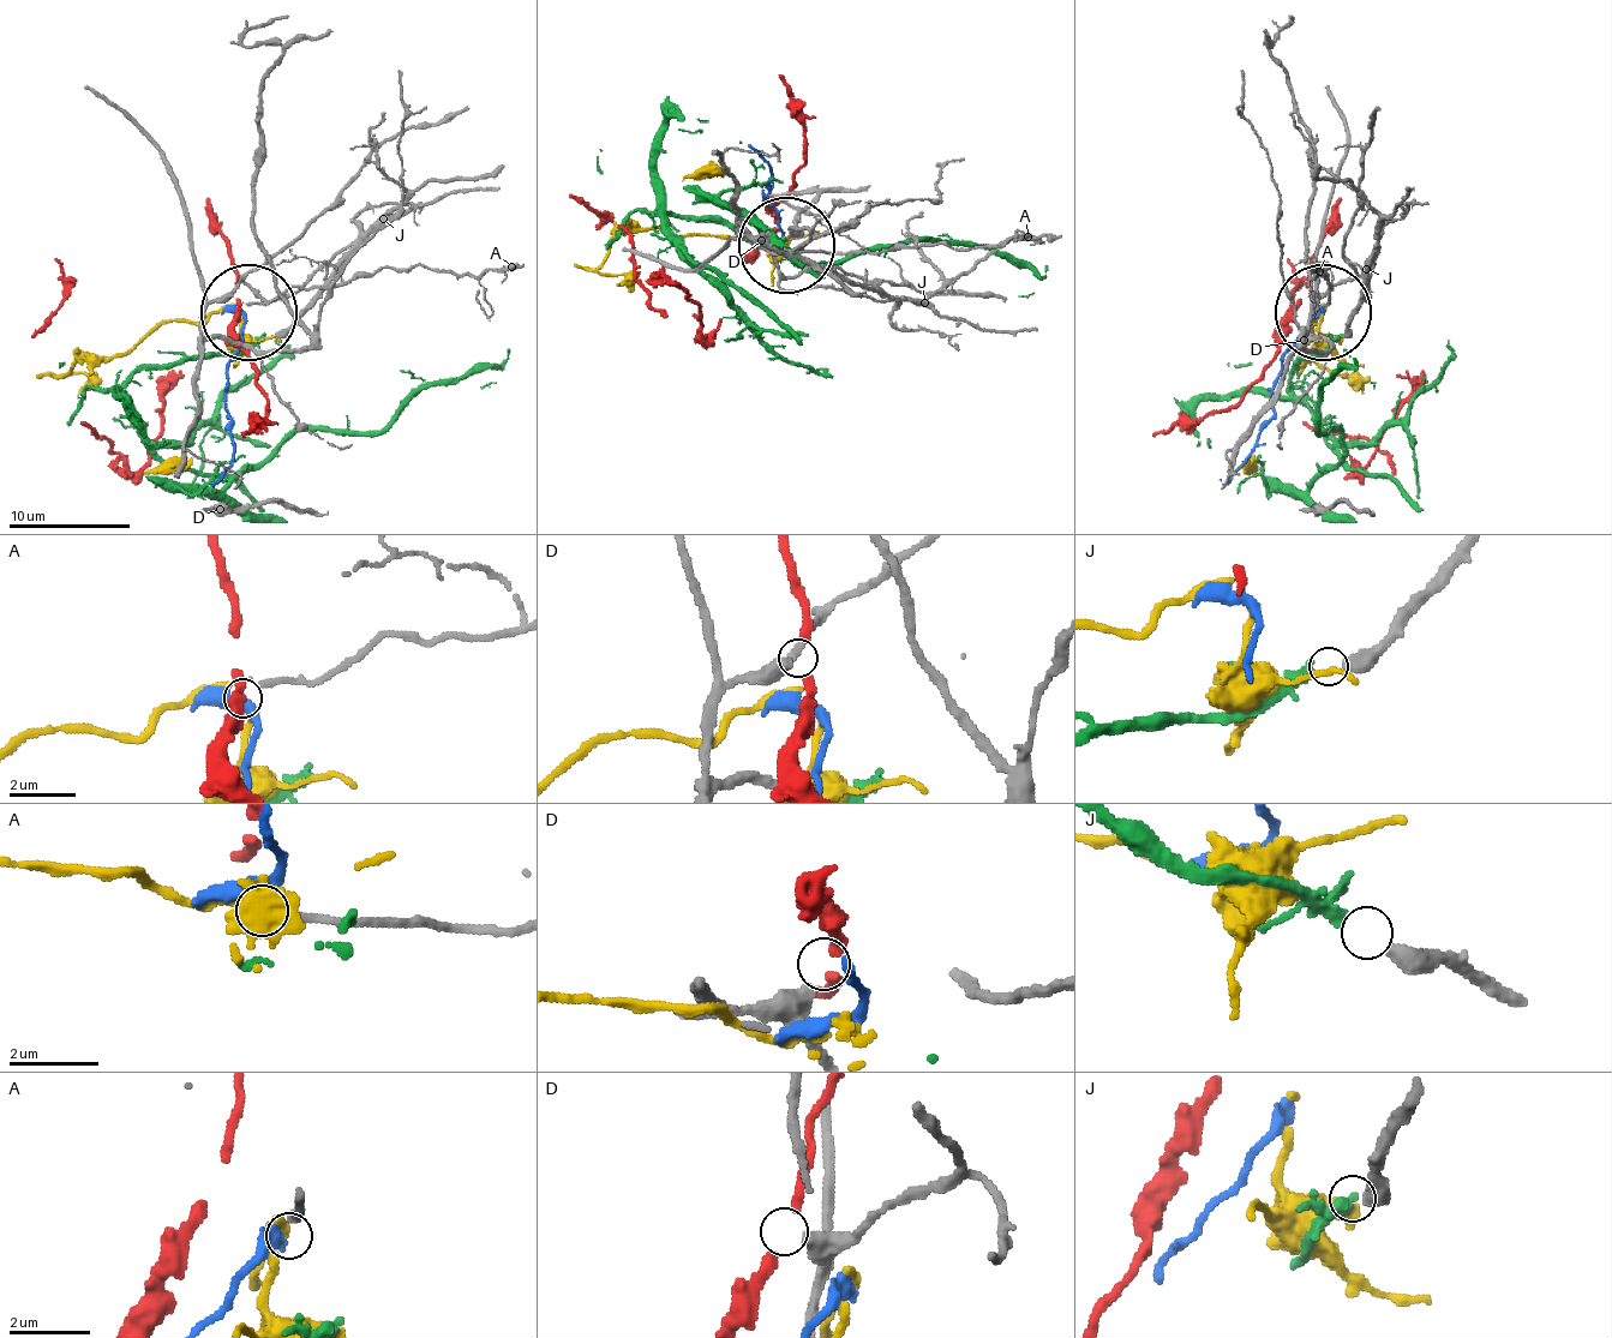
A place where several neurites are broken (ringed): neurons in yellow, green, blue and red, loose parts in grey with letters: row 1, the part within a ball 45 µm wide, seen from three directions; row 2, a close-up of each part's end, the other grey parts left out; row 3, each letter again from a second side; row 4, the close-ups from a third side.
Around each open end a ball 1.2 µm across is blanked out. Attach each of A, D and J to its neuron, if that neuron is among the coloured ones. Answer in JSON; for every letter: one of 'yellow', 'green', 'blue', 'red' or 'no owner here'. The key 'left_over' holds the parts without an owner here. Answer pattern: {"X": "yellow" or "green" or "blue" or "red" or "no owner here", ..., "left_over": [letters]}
{"A": "blue", "D": "no owner here", "J": "green", "left_over": ["D"]}

